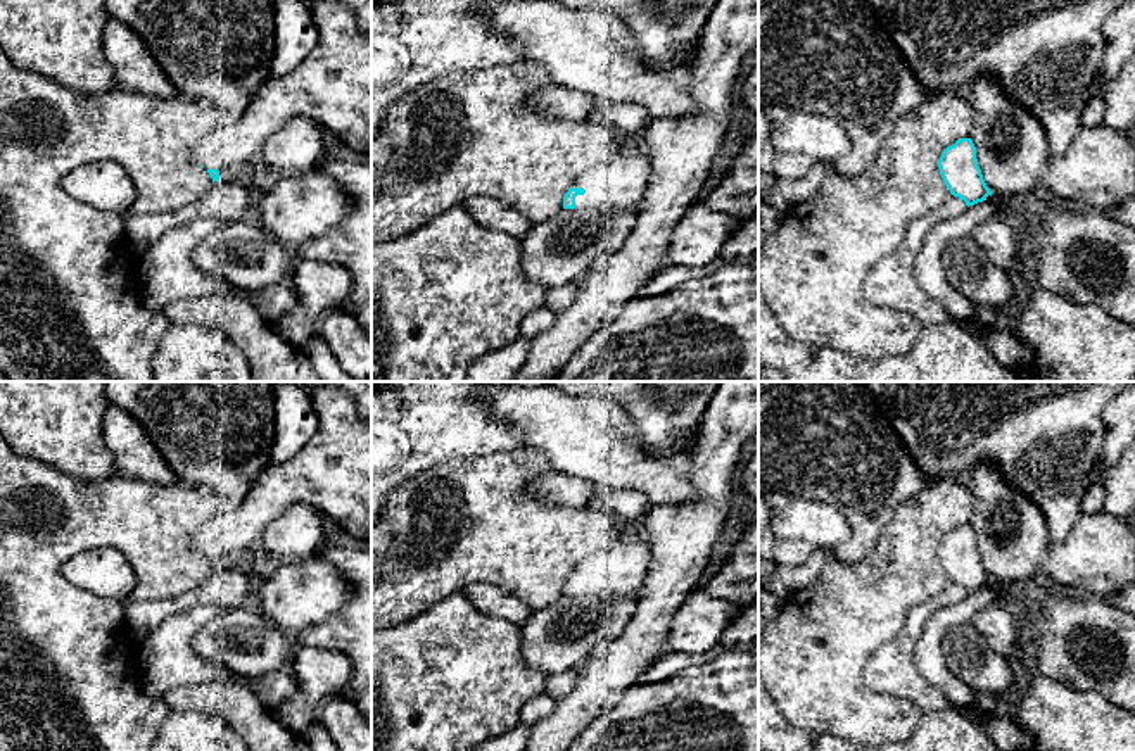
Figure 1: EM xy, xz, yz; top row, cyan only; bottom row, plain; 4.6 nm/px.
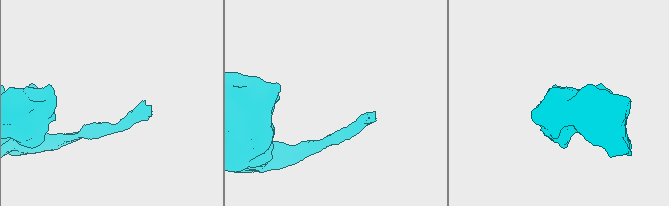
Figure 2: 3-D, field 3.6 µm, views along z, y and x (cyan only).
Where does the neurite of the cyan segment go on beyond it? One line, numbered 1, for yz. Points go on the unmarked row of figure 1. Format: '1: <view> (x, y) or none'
1: none

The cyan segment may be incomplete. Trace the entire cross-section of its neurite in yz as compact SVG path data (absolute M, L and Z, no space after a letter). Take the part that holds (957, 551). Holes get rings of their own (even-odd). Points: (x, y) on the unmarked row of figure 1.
M961 525L947 533L938 554L950 580L964 587L967 594L992 582L978 552L976 533L971 525Z

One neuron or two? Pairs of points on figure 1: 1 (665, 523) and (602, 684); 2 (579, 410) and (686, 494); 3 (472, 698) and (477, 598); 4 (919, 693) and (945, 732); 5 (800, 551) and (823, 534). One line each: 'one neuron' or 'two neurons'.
1: one neuron
2: one neuron
3: two neurons
4: two neurons
5: two neurons

